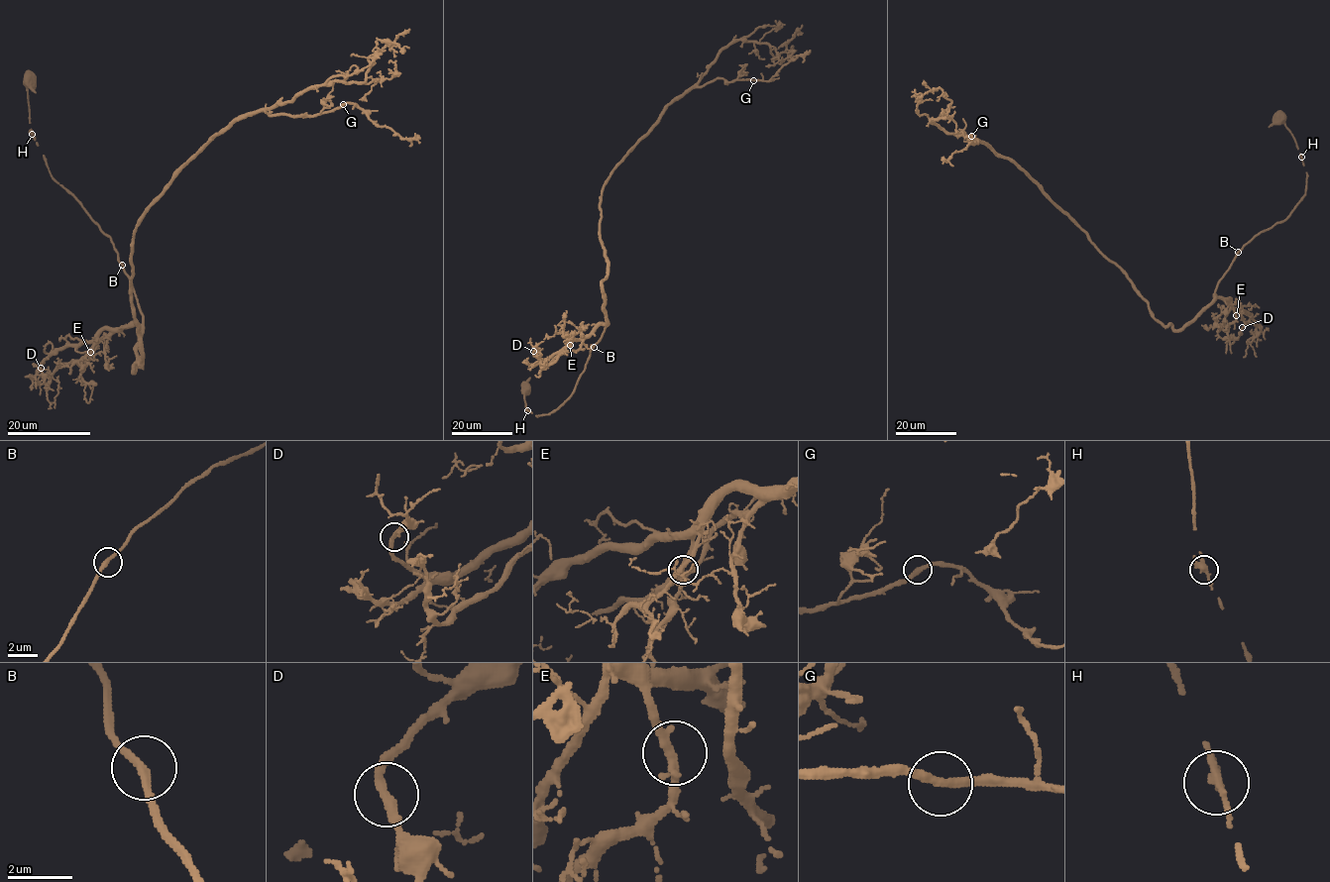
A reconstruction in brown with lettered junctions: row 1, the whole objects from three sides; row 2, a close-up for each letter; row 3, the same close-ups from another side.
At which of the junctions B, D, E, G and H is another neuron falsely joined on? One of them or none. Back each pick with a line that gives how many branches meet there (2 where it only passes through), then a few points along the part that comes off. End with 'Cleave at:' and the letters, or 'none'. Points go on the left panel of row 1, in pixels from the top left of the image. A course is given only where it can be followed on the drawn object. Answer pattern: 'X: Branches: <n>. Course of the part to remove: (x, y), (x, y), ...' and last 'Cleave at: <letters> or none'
Cleave at: none

